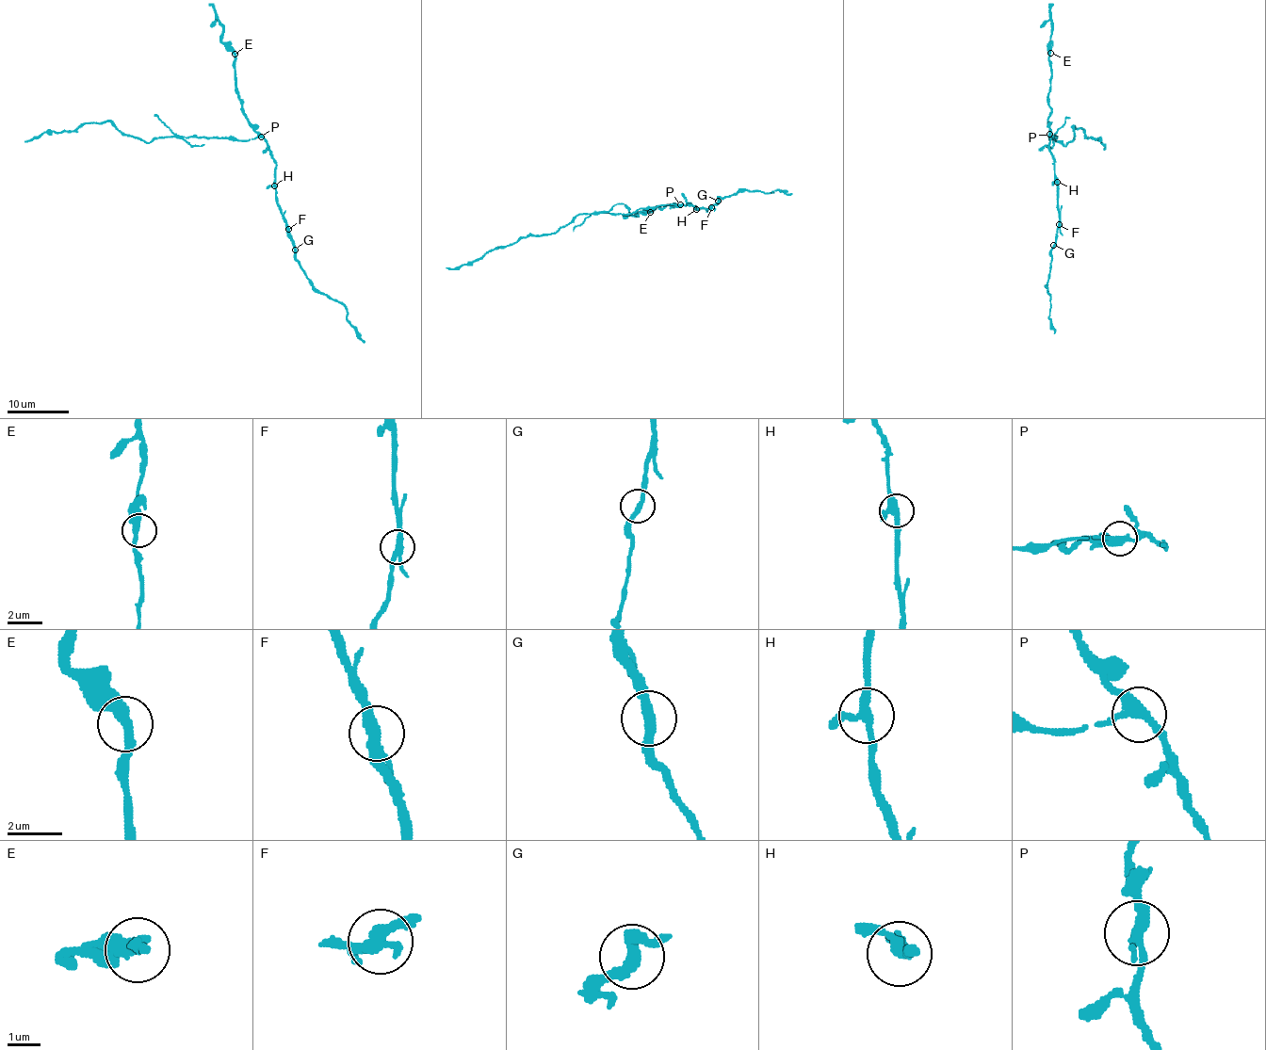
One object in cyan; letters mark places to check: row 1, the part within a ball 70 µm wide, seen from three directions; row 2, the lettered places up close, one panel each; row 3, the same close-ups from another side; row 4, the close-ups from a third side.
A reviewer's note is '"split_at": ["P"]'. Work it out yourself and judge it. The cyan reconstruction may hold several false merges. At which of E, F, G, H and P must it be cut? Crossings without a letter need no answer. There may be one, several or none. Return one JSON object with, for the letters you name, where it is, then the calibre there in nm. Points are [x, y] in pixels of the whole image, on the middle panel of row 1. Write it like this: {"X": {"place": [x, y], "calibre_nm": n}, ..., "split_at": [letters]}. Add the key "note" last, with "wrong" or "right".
{"P": {"place": [680, 204], "calibre_nm": 280}, "split_at": ["P"], "note": "right"}

